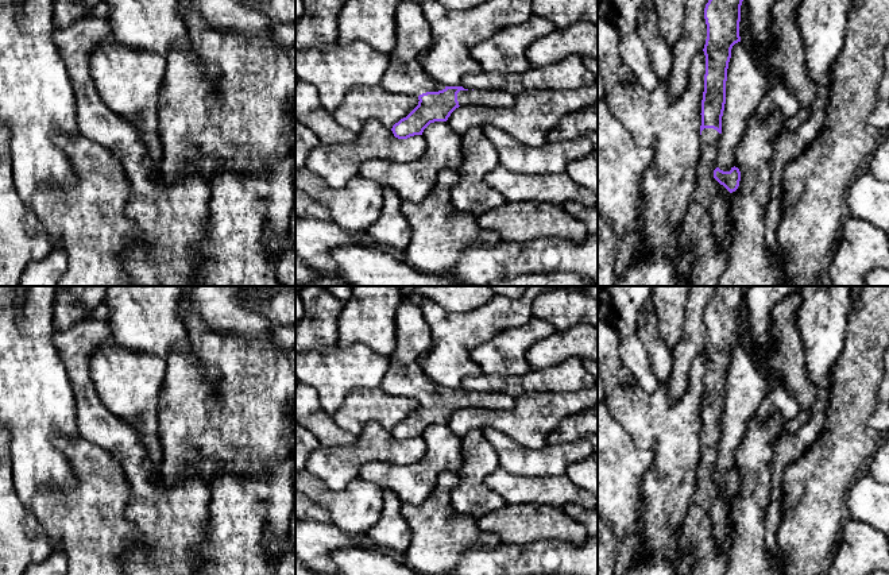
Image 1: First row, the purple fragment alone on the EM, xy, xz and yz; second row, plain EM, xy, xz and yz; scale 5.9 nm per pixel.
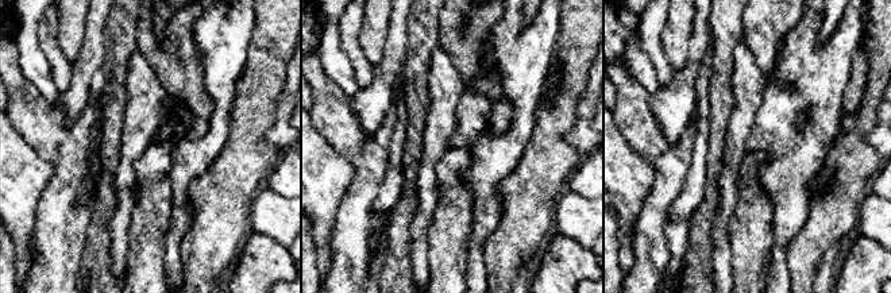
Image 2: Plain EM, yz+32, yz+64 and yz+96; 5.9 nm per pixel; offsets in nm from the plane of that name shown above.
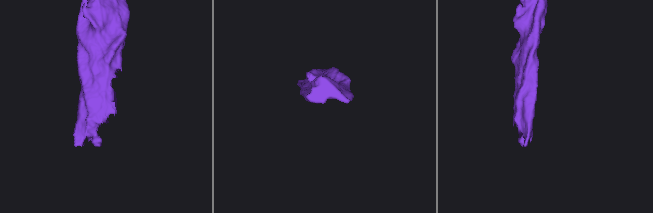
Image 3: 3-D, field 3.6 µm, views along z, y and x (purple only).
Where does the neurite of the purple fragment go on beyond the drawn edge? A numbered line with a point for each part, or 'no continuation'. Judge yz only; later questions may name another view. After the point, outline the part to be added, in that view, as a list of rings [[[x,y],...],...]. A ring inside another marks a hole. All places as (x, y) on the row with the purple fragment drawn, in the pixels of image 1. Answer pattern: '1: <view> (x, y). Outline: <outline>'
1: yz (710, 257). Outline: [[[704,128],[700,136],[696,186],[681,225],[681,243],[692,252],[687,286],[719,286],[728,261],[731,228],[728,227],[724,239],[718,242],[711,219],[711,208],[722,188],[714,178],[714,170],[718,167],[719,136],[720,134],[714,128]]]

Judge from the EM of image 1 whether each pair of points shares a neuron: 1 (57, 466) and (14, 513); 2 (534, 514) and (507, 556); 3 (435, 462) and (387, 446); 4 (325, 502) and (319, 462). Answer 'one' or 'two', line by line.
1: two
2: two
3: two
4: two

